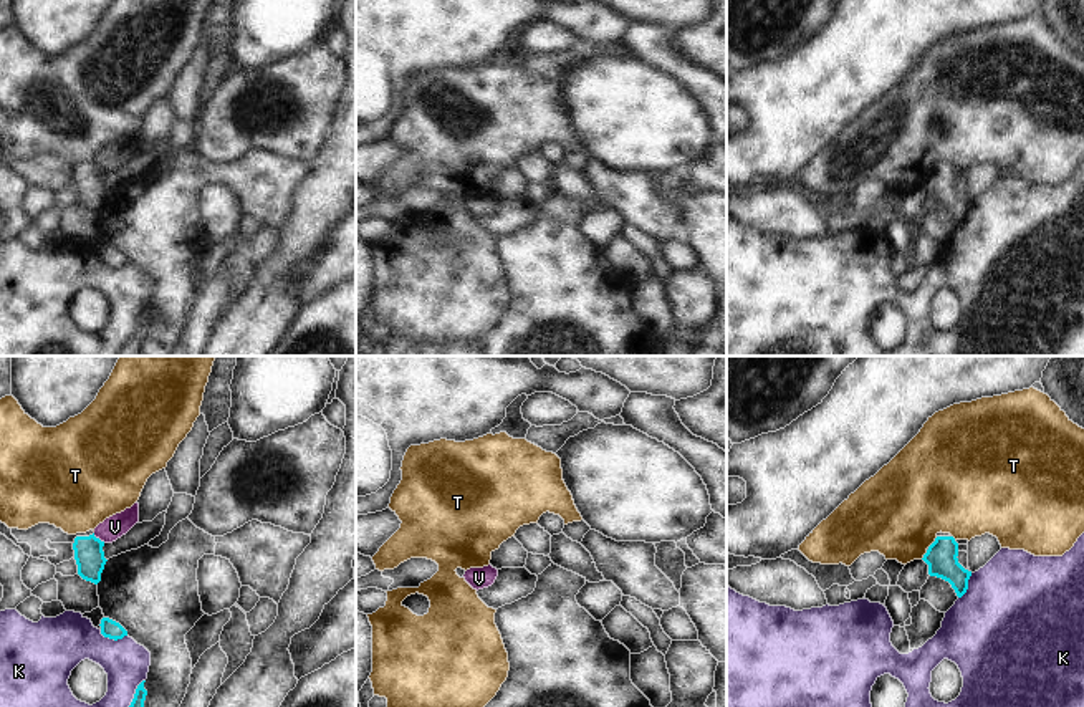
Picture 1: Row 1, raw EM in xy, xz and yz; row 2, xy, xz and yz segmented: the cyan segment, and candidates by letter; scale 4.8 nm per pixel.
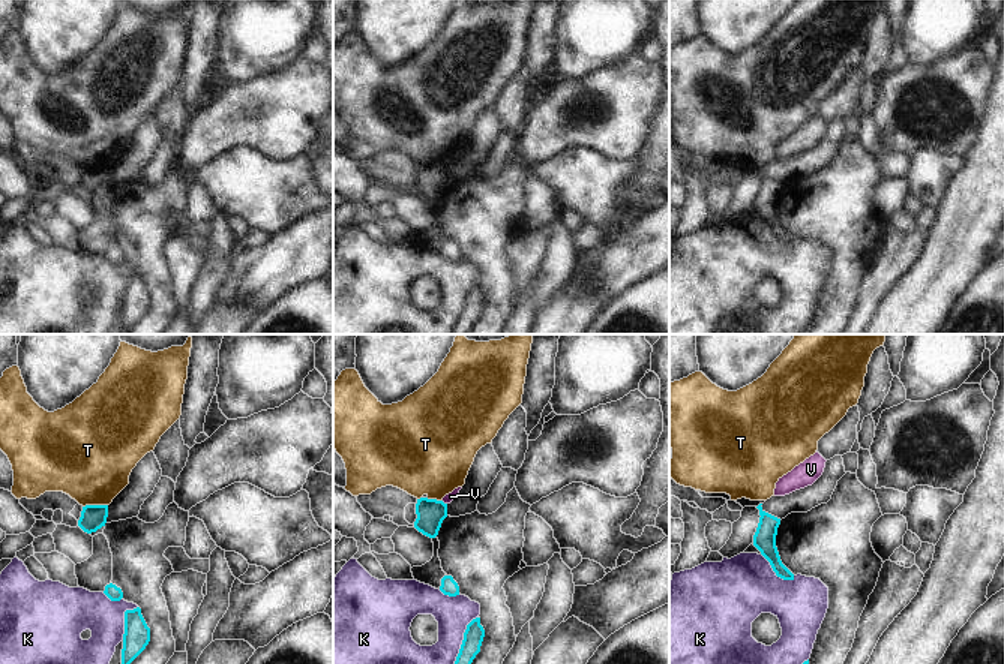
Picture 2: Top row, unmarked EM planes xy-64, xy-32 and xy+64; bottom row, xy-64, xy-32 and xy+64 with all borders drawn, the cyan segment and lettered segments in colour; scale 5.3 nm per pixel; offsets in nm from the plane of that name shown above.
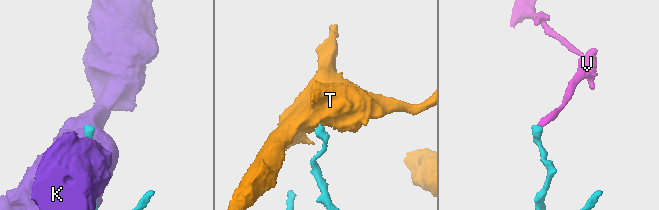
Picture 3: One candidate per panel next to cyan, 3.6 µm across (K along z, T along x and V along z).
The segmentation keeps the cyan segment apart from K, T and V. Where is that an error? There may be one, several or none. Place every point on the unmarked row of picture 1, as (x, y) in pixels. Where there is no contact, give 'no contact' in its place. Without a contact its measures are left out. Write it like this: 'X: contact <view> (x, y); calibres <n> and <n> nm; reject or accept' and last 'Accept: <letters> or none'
K: contact xy (113, 267); calibres 90 and 260 nm; reject
T: contact yz (934, 171); calibres 150 and 420 nm; reject
V: contact xy (98, 168); calibres 140 and 110 nm; reject
Accept: none

